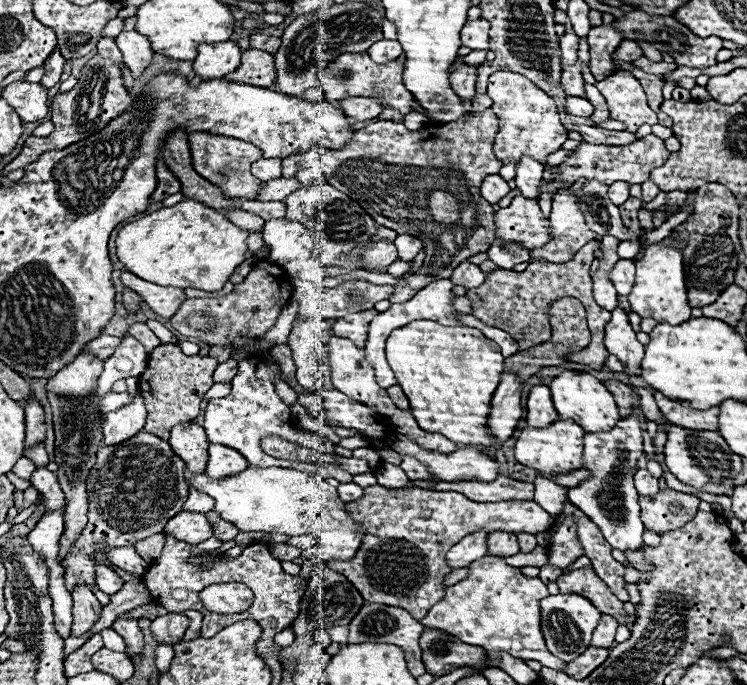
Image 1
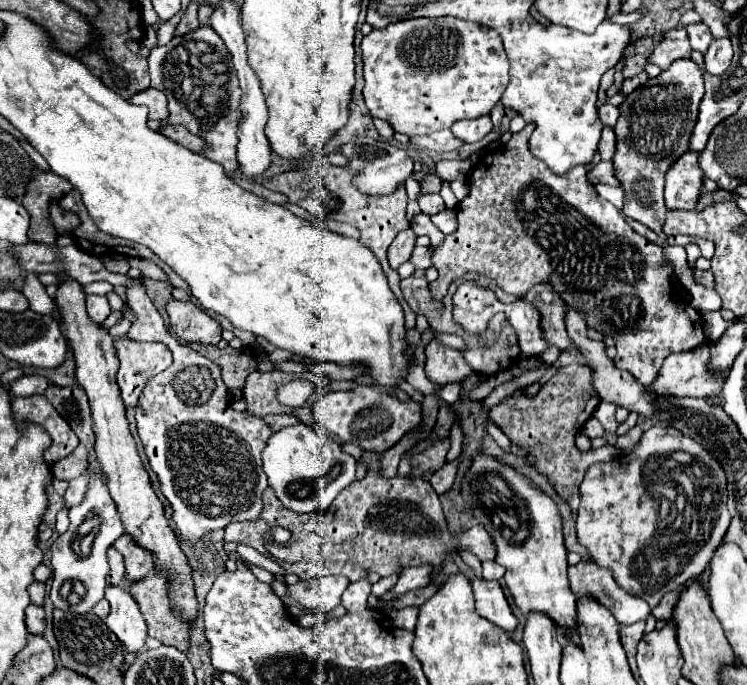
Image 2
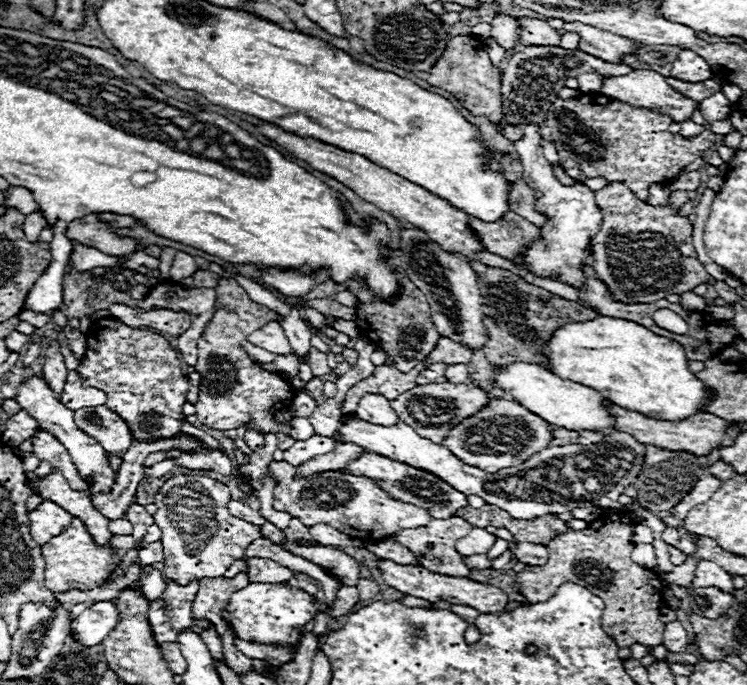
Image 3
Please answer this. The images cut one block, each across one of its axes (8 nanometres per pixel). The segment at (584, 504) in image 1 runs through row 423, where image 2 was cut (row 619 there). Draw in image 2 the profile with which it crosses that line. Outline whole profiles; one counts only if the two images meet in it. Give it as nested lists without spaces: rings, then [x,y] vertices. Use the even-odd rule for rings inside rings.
[[[582,560],[576,566],[570,566],[568,578],[576,596],[596,596],[596,600],[610,608],[620,624],[634,624],[638,620],[646,620],[650,614],[650,606],[640,600],[640,596],[624,592],[616,586],[612,574],[594,562]]]

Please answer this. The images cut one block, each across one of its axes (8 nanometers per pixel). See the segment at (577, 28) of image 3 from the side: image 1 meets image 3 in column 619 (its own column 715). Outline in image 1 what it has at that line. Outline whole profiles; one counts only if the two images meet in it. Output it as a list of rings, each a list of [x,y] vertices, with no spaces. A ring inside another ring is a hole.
[[[634,10],[634,12],[624,14],[618,20],[620,20],[620,32],[624,32],[624,36],[628,36],[628,40],[636,40],[634,32],[642,32],[646,36],[646,40],[652,42],[660,52],[672,54],[674,60],[680,66],[690,66],[690,68],[700,68],[700,70],[704,70],[708,66],[714,66],[718,62],[716,60],[718,50],[724,48],[724,40],[722,38],[718,38],[718,36],[700,38],[700,36],[692,34],[684,24],[676,22],[672,16],[648,16],[642,10]]]

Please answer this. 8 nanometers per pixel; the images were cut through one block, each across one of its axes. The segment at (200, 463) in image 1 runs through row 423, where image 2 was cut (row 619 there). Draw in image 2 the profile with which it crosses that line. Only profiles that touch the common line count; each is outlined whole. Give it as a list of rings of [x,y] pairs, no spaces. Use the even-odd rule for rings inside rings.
[[[58,272],[60,284],[56,292],[56,306],[62,314],[62,328],[70,342],[70,348],[76,358],[76,380],[84,388],[90,408],[92,408],[92,420],[94,420],[94,432],[96,432],[96,458],[100,460],[106,476],[108,476],[108,490],[112,500],[116,502],[116,508],[122,516],[122,524],[126,534],[130,534],[142,548],[150,550],[156,556],[156,568],[164,568],[170,572],[170,584],[174,584],[172,592],[172,610],[176,616],[194,622],[198,616],[198,602],[194,596],[194,582],[190,578],[190,566],[188,558],[182,552],[178,538],[174,530],[168,526],[168,520],[164,516],[164,506],[158,500],[156,492],[152,490],[152,482],[148,472],[144,470],[144,464],[138,456],[136,442],[130,434],[128,420],[126,420],[126,408],[120,396],[120,386],[116,382],[118,372],[118,356],[114,348],[114,338],[110,332],[102,326],[90,320],[86,312],[86,292],[84,286],[80,286],[72,276],[66,272]]]

